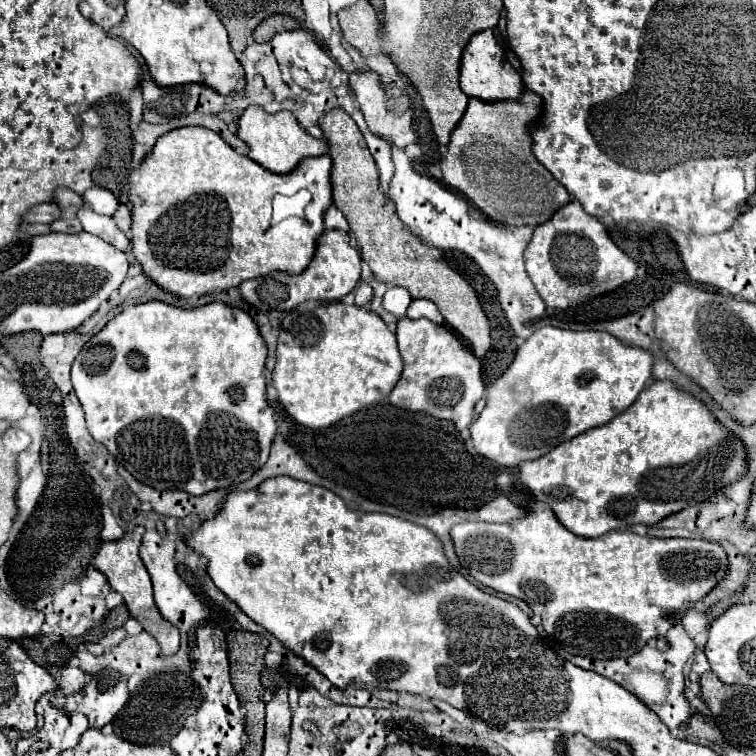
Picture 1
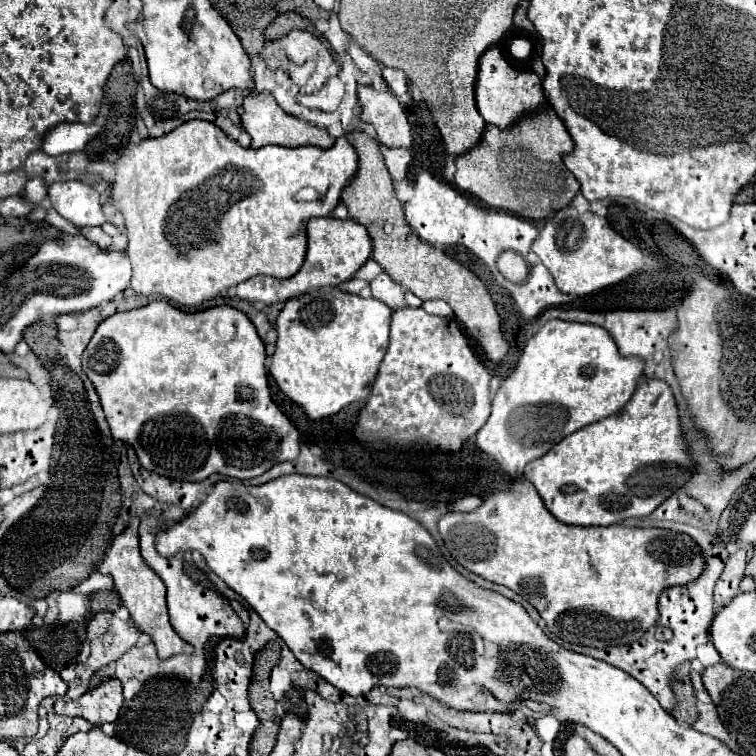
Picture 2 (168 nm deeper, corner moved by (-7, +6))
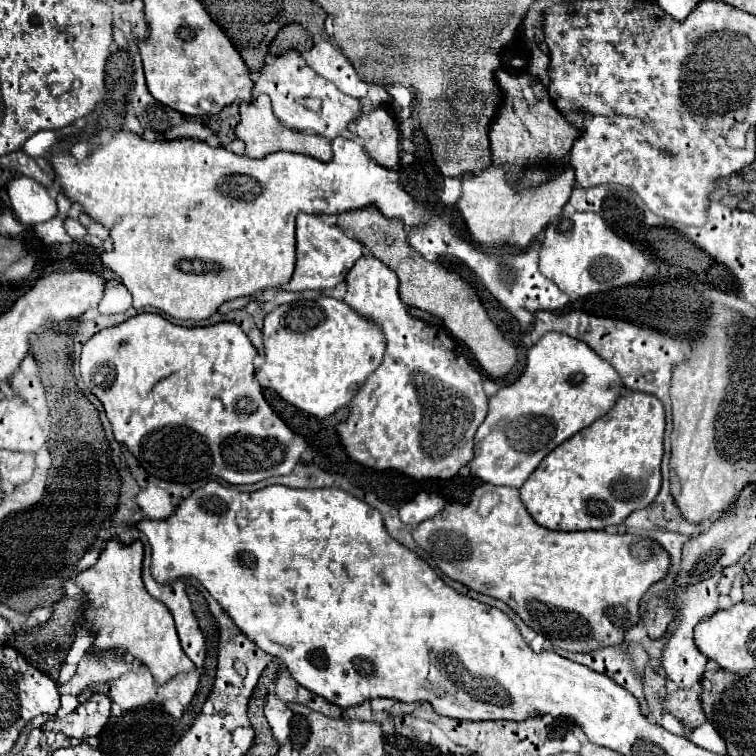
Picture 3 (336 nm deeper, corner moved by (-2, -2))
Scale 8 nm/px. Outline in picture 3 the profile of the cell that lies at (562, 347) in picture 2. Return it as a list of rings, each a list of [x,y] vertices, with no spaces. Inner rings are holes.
[[[559,332],[545,334],[529,350],[521,378],[489,398],[487,418],[474,437],[471,476],[519,488],[553,448],[605,416],[621,390],[619,374],[587,344]]]

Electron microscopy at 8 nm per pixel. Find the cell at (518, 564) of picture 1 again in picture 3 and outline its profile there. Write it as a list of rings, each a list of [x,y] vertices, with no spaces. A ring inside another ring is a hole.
[[[479,484],[473,494],[471,500],[467,504],[461,502],[449,502],[445,504],[445,508],[421,522],[415,530],[413,530],[413,540],[431,554],[435,566],[449,576],[451,580],[457,580],[461,584],[465,584],[467,588],[481,592],[485,596],[503,600],[511,610],[515,610],[515,614],[529,626],[533,628],[537,634],[543,634],[545,638],[549,638],[555,646],[561,646],[565,650],[573,650],[573,652],[591,652],[597,648],[605,648],[605,646],[617,646],[623,642],[627,630],[631,626],[635,626],[639,622],[639,600],[641,596],[649,590],[649,586],[657,580],[661,580],[667,570],[669,570],[669,554],[651,538],[643,538],[643,536],[631,536],[631,534],[607,534],[605,530],[585,530],[585,532],[555,532],[555,530],[545,530],[541,528],[523,508],[523,502],[519,498],[519,490],[517,488],[505,488],[505,486],[495,486],[495,484]]]

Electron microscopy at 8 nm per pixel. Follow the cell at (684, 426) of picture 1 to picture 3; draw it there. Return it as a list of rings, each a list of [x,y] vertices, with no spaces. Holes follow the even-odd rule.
[[[621,394],[605,418],[597,418],[589,428],[583,428],[565,444],[557,446],[519,488],[527,512],[539,526],[549,530],[603,530],[609,524],[621,524],[633,510],[649,506],[661,488],[663,430],[665,410],[653,394]]]

